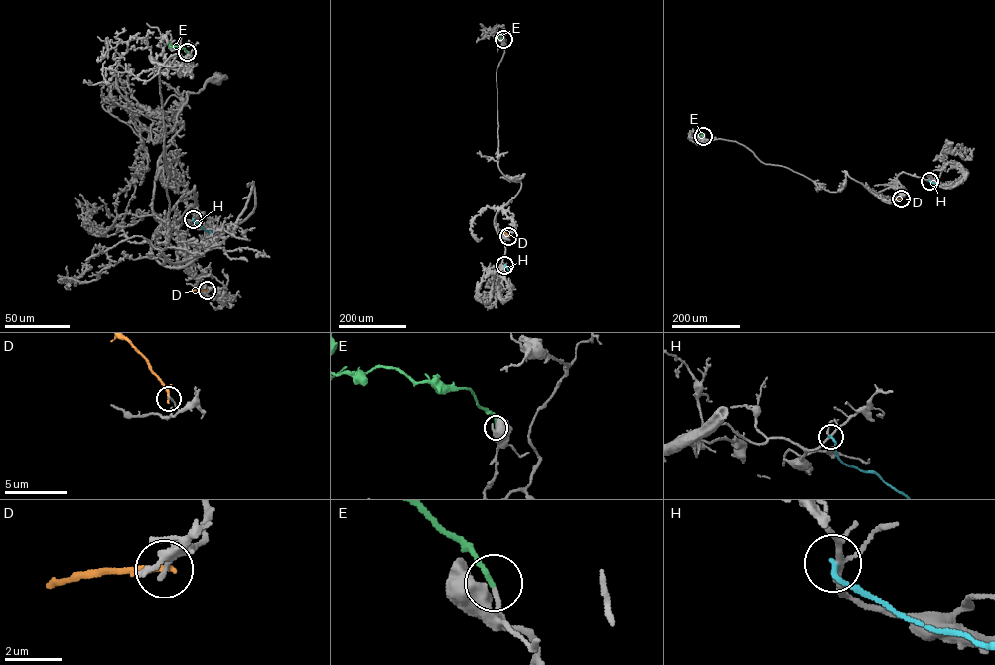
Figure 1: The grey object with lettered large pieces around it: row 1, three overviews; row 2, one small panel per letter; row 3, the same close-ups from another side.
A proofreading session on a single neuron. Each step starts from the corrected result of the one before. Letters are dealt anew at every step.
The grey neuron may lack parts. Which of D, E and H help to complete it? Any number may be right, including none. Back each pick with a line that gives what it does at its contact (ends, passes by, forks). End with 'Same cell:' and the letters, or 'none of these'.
E: It ends there
Same cell: E

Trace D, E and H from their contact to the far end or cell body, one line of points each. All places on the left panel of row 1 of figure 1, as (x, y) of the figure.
D: (207, 290), (192, 290)
E: (187, 52), (184, 48), (170, 47), (170, 42)
H: (193, 219), (210, 231)

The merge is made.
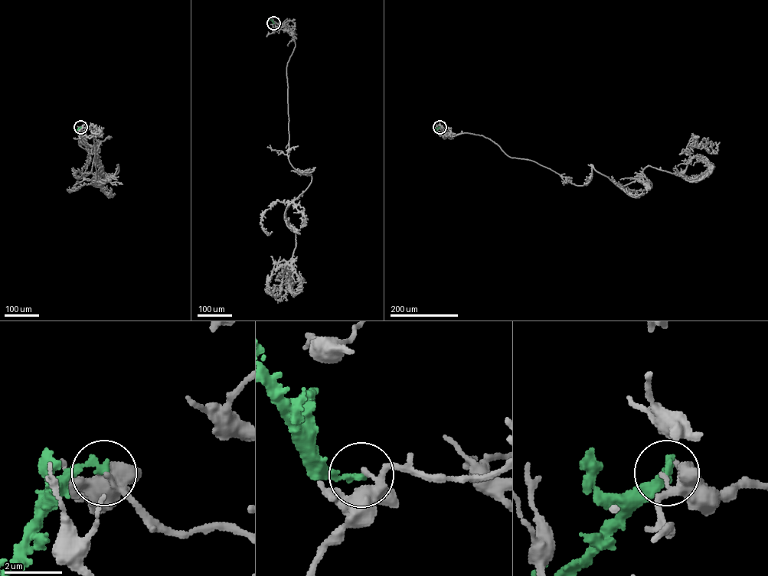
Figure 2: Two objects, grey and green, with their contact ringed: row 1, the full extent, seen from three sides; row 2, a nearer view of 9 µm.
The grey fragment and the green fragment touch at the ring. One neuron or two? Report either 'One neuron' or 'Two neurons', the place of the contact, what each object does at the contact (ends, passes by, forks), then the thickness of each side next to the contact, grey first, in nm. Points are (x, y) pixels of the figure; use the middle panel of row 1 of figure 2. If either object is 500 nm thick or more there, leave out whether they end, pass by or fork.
Two neurons. Place: (273, 23). At the ring grey passes by. At the ring green ends. Thickness 120 nm (grey) against 240 nm

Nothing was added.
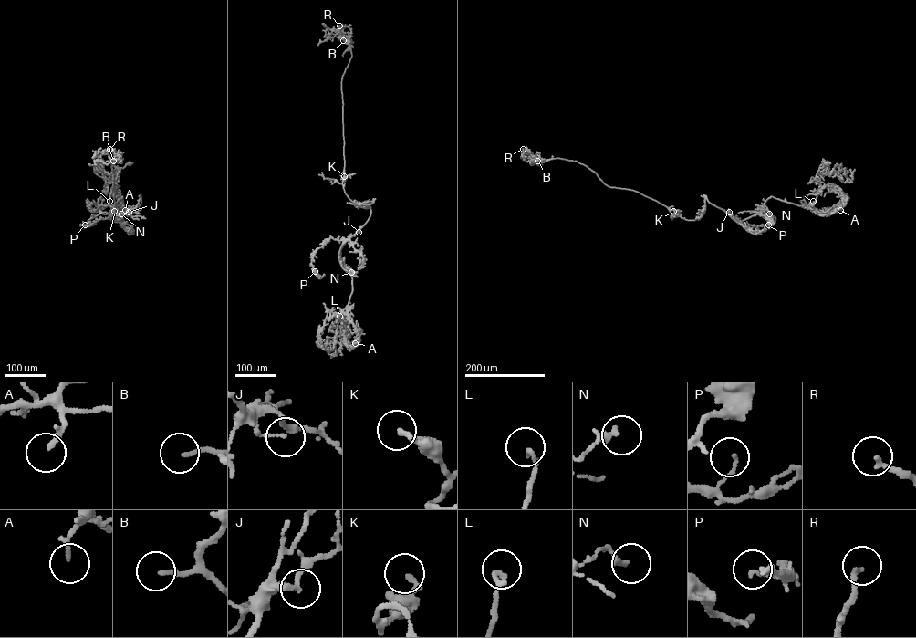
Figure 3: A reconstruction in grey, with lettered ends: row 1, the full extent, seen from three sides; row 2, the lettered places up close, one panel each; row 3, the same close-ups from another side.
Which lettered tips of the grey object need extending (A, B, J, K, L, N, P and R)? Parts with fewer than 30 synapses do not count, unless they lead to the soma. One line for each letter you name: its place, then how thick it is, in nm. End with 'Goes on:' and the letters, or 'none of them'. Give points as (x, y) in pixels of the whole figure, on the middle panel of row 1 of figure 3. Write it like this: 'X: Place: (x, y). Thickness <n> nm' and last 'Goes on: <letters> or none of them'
B: Place: (343, 40). Thickness 160 nm
R: Place: (339, 26). Thickness 190 nm
Goes on: B, R

